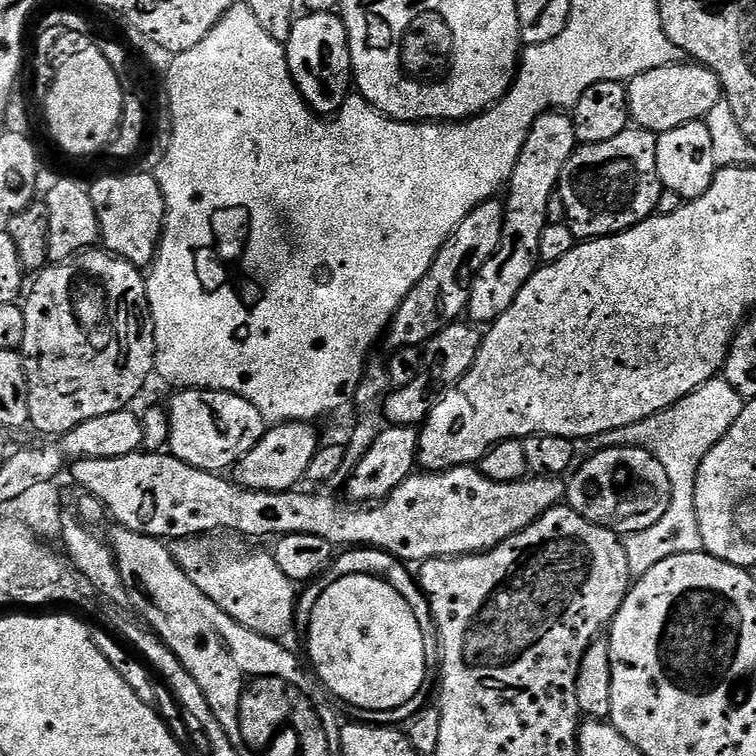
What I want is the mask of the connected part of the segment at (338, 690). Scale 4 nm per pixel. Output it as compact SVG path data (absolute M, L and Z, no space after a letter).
M345 574L340 580L334 582L332 586L318 598L317 605L314 606L312 617L310 618L306 639L308 639L308 656L312 659L311 671L316 671L315 679L319 681L329 693L333 692L340 700L345 700L352 710L360 709L362 711L386 711L390 712L404 703L410 702L416 695L423 693L424 679L428 676L428 652L424 649L424 628L420 625L420 620L416 617L414 609L408 605L408 600L399 592L396 584L387 584L385 580L380 580L374 574Z

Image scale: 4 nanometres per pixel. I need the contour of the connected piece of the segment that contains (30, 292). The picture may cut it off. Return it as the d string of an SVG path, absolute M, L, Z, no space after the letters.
M85 250L79 256L72 257L71 260L64 260L60 264L49 263L31 281L26 292L26 299L22 307L26 314L26 338L22 355L26 366L26 378L28 379L28 389L30 390L30 418L29 425L40 432L45 432L48 438L59 438L74 430L84 422L89 422L99 415L114 414L115 411L127 409L132 403L131 400L144 388L144 383L148 380L148 375L153 375L156 366L156 343L154 342L154 330L152 329L152 315L148 312L148 282L145 273L141 269L134 267L130 262L126 262L120 256L114 256L107 250Z

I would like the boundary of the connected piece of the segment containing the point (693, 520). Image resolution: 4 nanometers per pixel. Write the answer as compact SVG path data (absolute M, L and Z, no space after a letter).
M713 378L702 382L702 386L698 386L690 394L686 394L686 398L657 416L620 428L619 435L624 436L625 445L645 448L658 462L662 462L662 470L666 470L666 478L670 478L672 487L666 514L662 514L662 518L658 518L654 526L641 532L627 533L623 537L626 562L633 578L645 576L650 570L654 570L654 566L658 566L658 562L666 562L666 558L704 551L702 530L698 530L696 513L696 475L706 454L710 454L710 450L714 450L714 446L726 435L730 426L734 426L745 403L745 397L740 396L728 380Z

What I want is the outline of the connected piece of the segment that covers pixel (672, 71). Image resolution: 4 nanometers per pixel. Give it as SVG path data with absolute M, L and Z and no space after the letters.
M677 62L646 70L627 81L626 87L631 123L657 134L674 130L686 122L703 120L722 98L720 79L716 73L695 62Z

